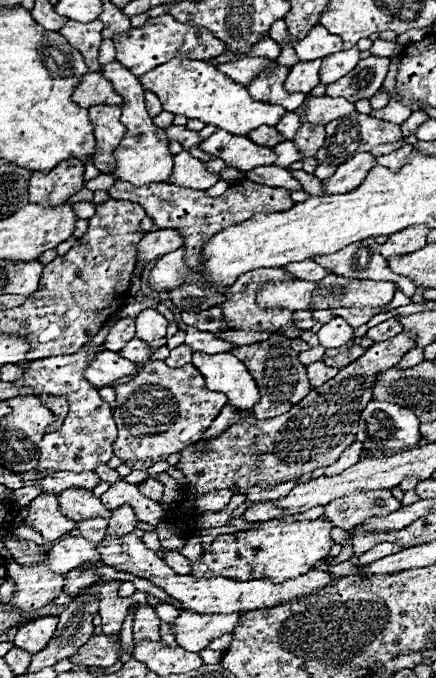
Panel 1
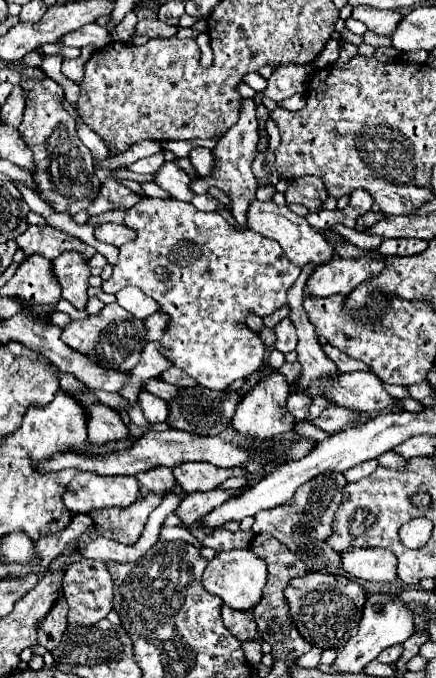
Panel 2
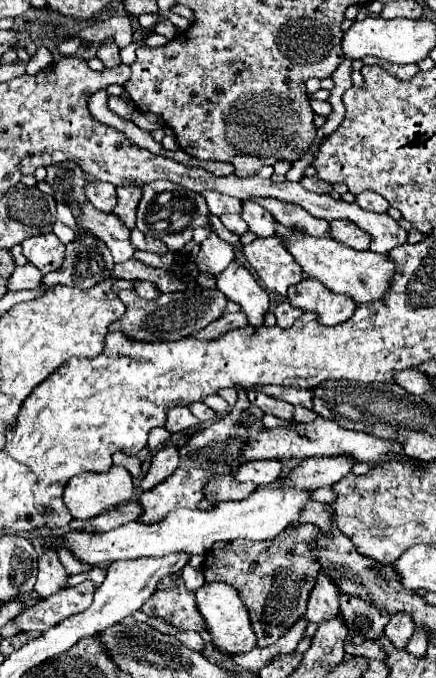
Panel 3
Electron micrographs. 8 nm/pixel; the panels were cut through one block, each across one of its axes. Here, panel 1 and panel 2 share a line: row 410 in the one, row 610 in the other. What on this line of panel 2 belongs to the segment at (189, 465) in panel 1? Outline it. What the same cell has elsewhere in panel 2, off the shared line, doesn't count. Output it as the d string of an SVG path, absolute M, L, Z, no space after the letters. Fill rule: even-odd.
M308 572L306 576L296 576L284 588L284 600L290 608L288 616L296 624L298 632L306 642L318 648L340 648L352 634L356 634L356 626L360 622L360 610L364 608L364 588L346 576L332 576L320 572ZM222 604L222 622L224 626L232 632L232 636L240 642L248 642L248 640L260 640L260 634L256 630L256 622L254 622L254 614L252 610L232 610L230 606Z

